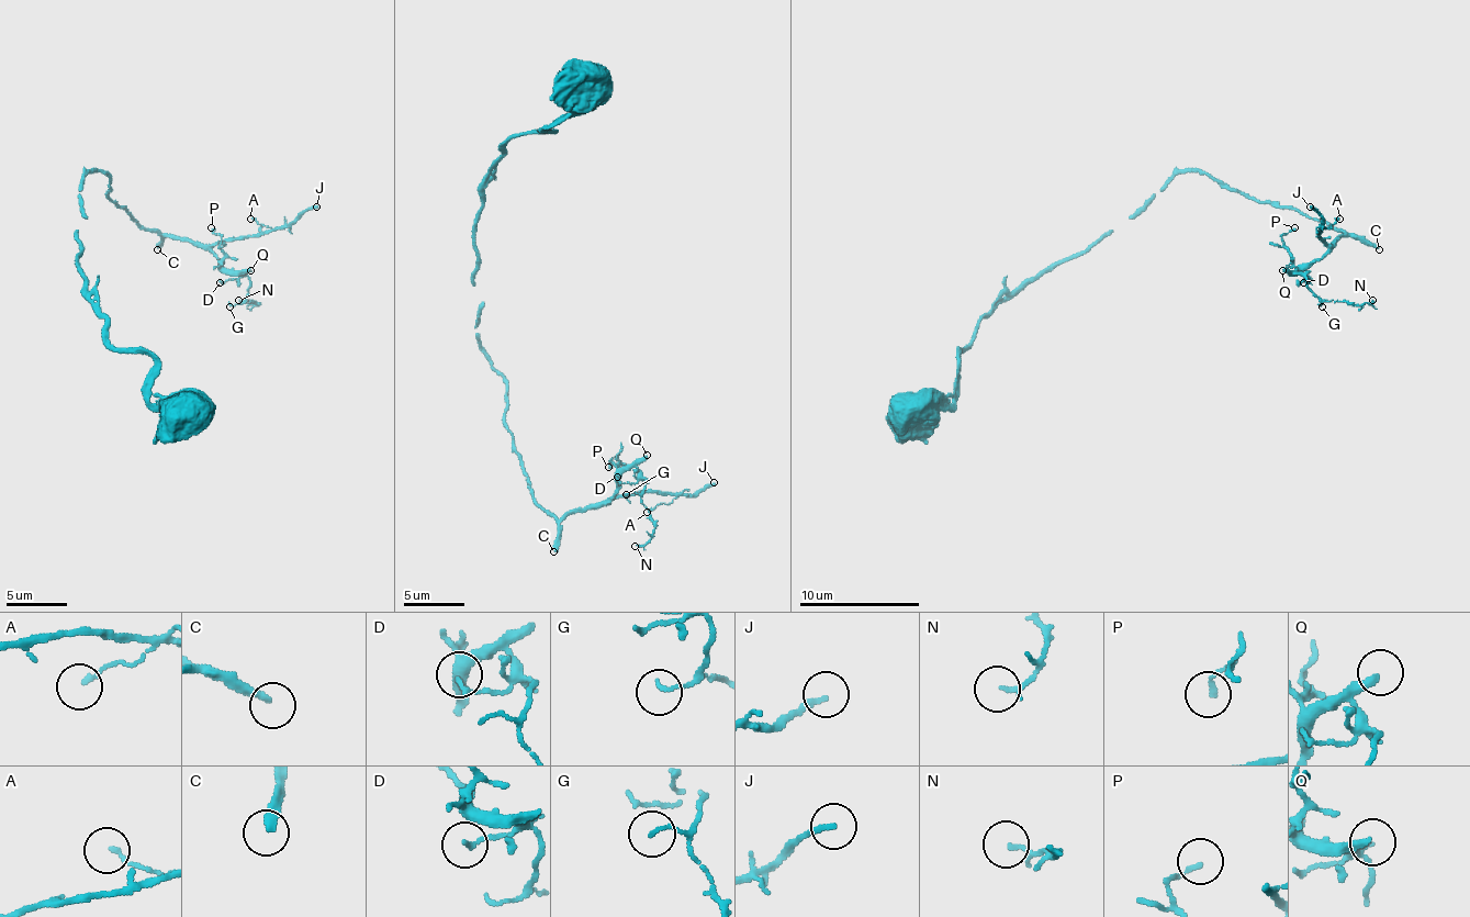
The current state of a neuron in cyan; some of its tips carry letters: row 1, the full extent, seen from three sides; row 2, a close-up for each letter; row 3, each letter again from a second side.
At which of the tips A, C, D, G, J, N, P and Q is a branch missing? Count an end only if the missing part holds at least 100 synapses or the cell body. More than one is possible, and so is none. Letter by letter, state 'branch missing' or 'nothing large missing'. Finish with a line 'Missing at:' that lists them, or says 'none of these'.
A: nothing large missing
C: branch missing
D: nothing large missing
G: nothing large missing
J: nothing large missing
N: nothing large missing
P: nothing large missing
Q: nothing large missing
Missing at: C

